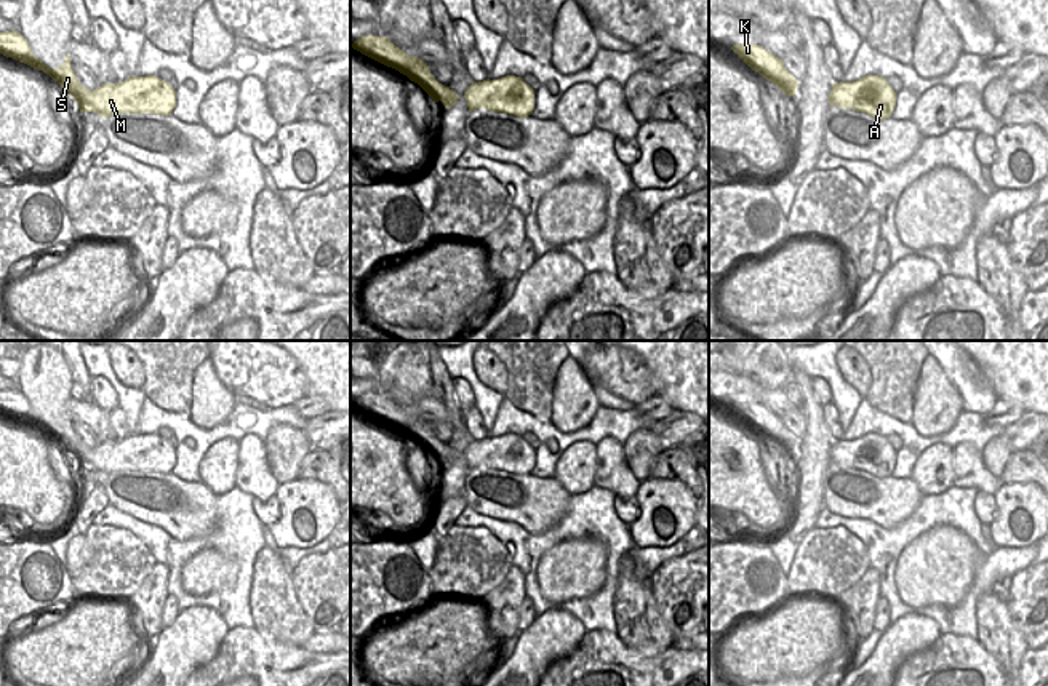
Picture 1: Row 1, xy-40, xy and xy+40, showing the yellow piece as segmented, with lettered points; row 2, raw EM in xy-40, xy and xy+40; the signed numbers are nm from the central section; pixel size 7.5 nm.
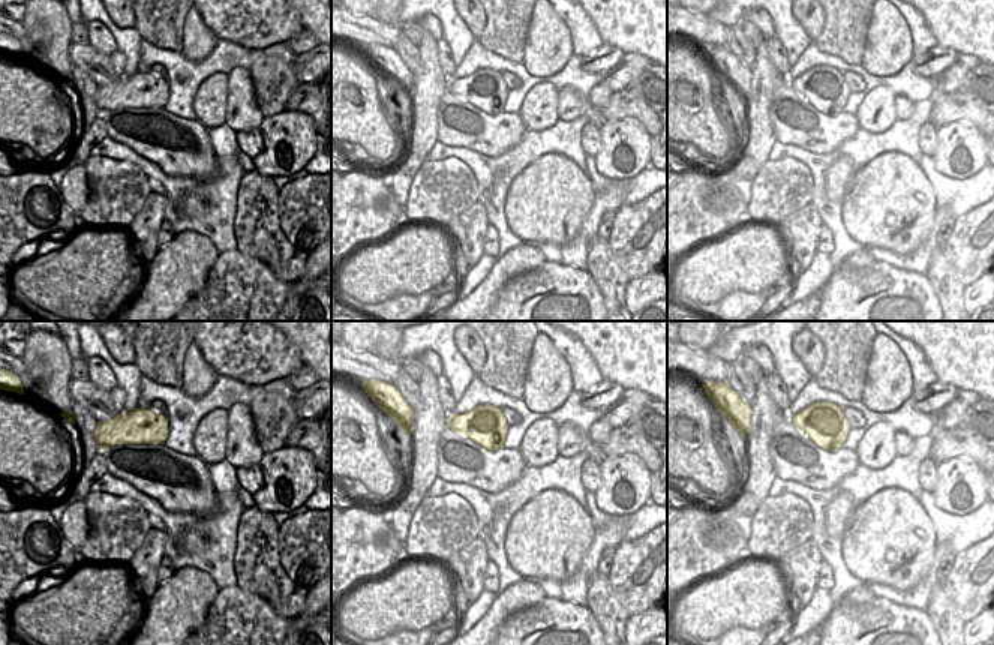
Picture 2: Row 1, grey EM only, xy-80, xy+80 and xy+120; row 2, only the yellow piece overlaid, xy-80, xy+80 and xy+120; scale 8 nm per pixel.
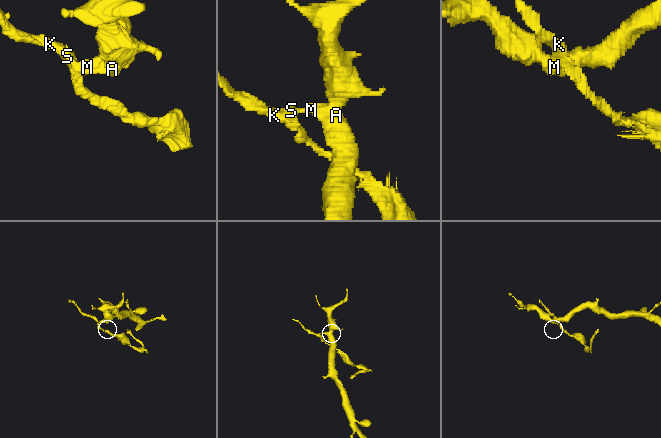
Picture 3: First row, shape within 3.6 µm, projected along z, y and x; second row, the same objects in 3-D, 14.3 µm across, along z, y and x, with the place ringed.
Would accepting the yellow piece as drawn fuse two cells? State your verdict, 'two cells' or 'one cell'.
two cells

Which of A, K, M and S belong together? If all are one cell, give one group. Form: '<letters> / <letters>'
A M / K S

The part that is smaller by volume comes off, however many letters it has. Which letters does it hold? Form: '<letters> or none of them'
K, S

